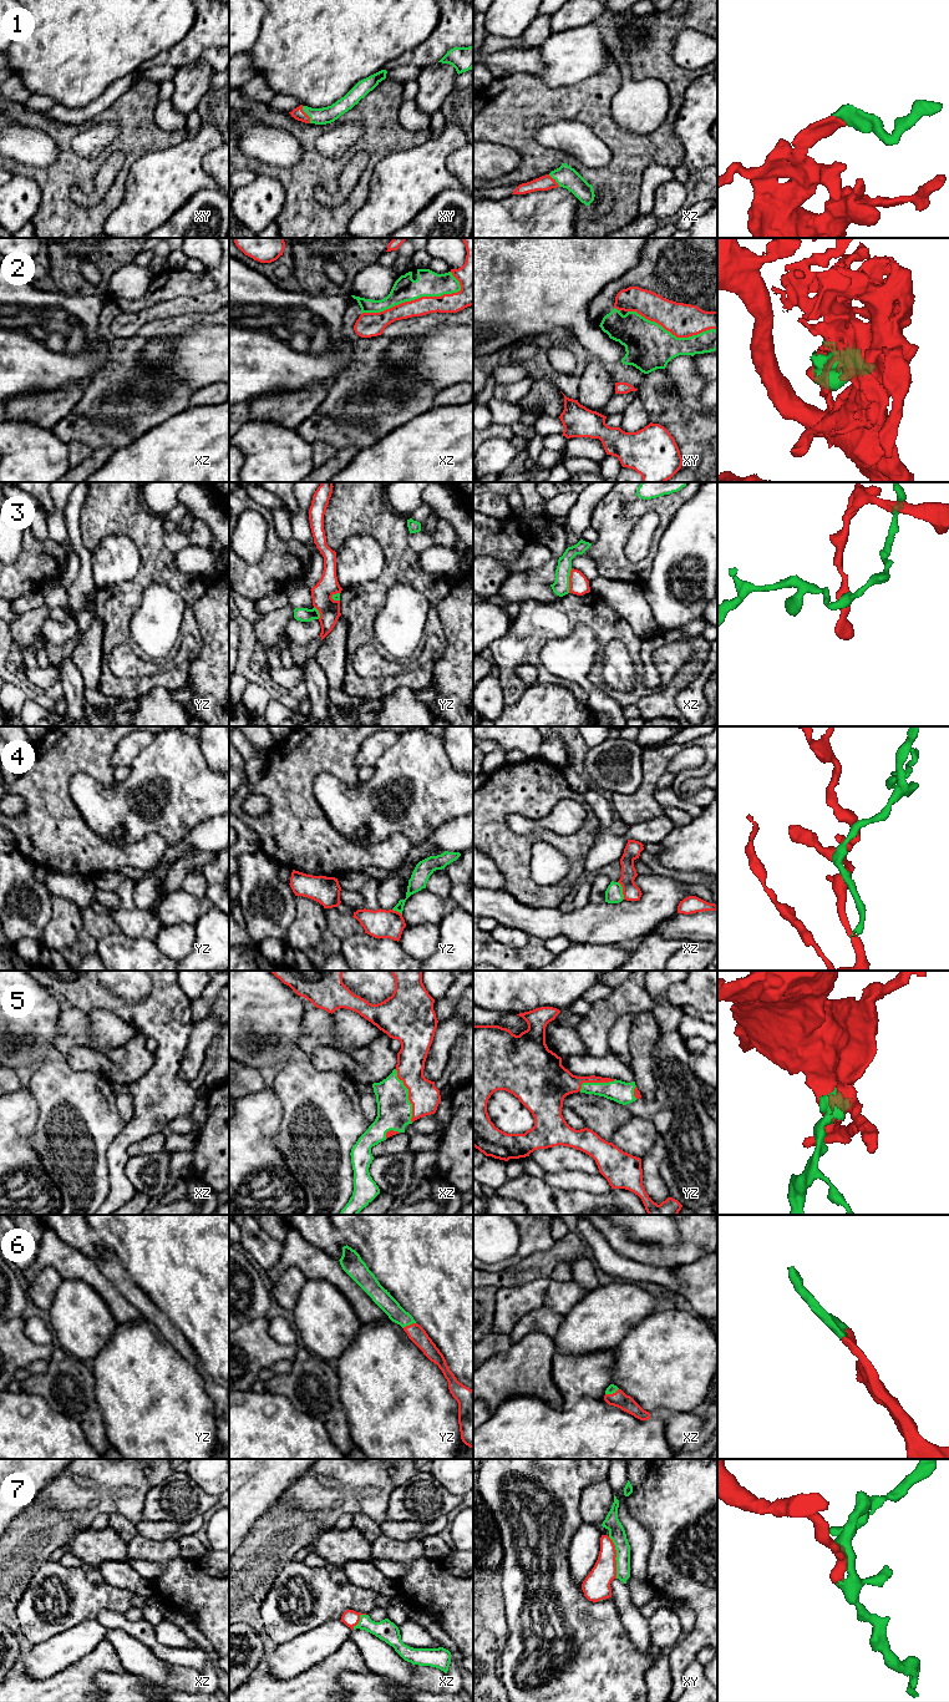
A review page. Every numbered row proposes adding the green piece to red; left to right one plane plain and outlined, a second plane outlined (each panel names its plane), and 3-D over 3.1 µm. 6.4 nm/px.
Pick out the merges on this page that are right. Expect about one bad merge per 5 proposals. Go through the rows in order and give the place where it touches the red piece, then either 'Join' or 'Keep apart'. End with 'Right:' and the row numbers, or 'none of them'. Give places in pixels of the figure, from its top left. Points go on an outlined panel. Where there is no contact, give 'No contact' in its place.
1: Touches red at xy (306, 115). Join
2: Touches red at xz (412, 300). Keep apart
3: Touches red at xz (569, 581). Keep apart
4: Touches red at xz (623, 890). Keep apart
5: Touches red at xz (409, 1095). Join
6: Touches red at yz (410, 1325). Join
7: Touches red at xy (615, 1556). Join
Right: 1, 5, 6, 7

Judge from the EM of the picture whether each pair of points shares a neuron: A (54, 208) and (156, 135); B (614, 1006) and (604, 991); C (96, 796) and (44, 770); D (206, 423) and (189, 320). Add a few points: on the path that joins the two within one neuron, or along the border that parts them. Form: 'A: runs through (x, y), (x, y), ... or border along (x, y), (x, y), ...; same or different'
A: runs through (62, 177), (75, 165), (99, 162), (125, 142); same
B: border along (614, 988), (608, 996), (598, 999), (585, 1016); different
C: border along (81, 770), (69, 783), (69, 795), (79, 810); different
D: border along (191, 406), (165, 420); different

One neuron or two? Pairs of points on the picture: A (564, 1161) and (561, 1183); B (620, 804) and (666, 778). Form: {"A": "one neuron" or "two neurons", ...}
{"A": "two neurons", "B": "two neurons"}

